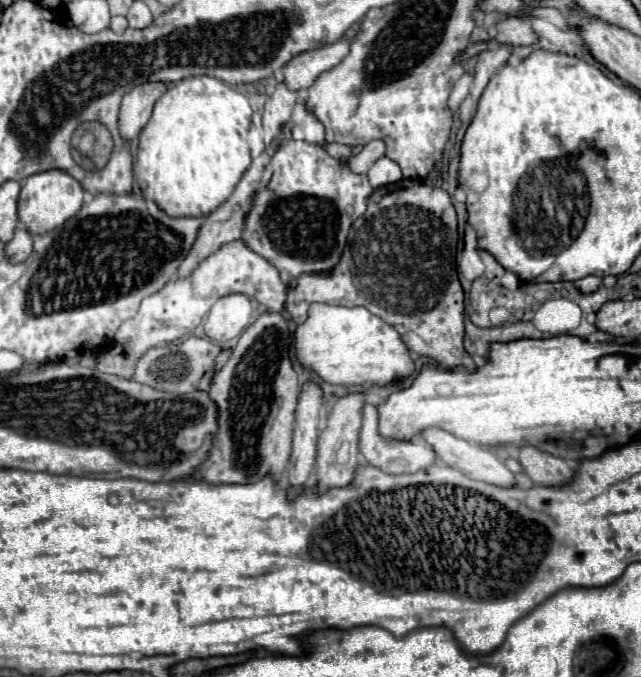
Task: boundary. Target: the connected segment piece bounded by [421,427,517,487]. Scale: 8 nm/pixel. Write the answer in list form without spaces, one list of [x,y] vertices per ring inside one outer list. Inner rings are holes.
[[[425,429],[423,435],[421,435],[437,453],[437,459],[443,463],[443,465],[449,465],[457,471],[461,471],[463,475],[467,475],[469,479],[475,479],[475,481],[483,481],[483,483],[491,483],[491,485],[497,485],[497,487],[515,487],[517,481],[515,481],[515,475],[507,469],[507,465],[495,457],[491,451],[475,445],[475,443],[469,443],[465,439],[459,439],[447,431],[441,431],[441,429]]]

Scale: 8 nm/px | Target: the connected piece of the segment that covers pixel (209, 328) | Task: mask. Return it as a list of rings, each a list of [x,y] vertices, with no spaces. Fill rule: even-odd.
[[[235,293],[221,297],[209,311],[205,321],[205,335],[217,343],[231,341],[247,329],[251,319],[251,299]]]

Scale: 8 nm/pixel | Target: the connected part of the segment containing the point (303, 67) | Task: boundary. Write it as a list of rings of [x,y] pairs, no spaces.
[[[339,39],[337,43],[323,45],[319,49],[297,55],[283,67],[285,85],[291,91],[309,89],[313,85],[315,77],[319,77],[319,73],[333,69],[335,65],[339,65],[339,61],[343,61],[343,57],[347,57],[347,49],[349,49],[349,41]]]

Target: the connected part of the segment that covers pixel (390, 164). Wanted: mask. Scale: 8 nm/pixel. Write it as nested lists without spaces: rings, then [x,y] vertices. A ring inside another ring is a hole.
[[[381,157],[379,161],[375,161],[375,165],[369,169],[367,173],[369,177],[369,183],[373,189],[377,187],[383,187],[383,185],[389,185],[389,183],[397,183],[403,175],[401,175],[401,169],[395,161],[387,159],[387,157]]]

